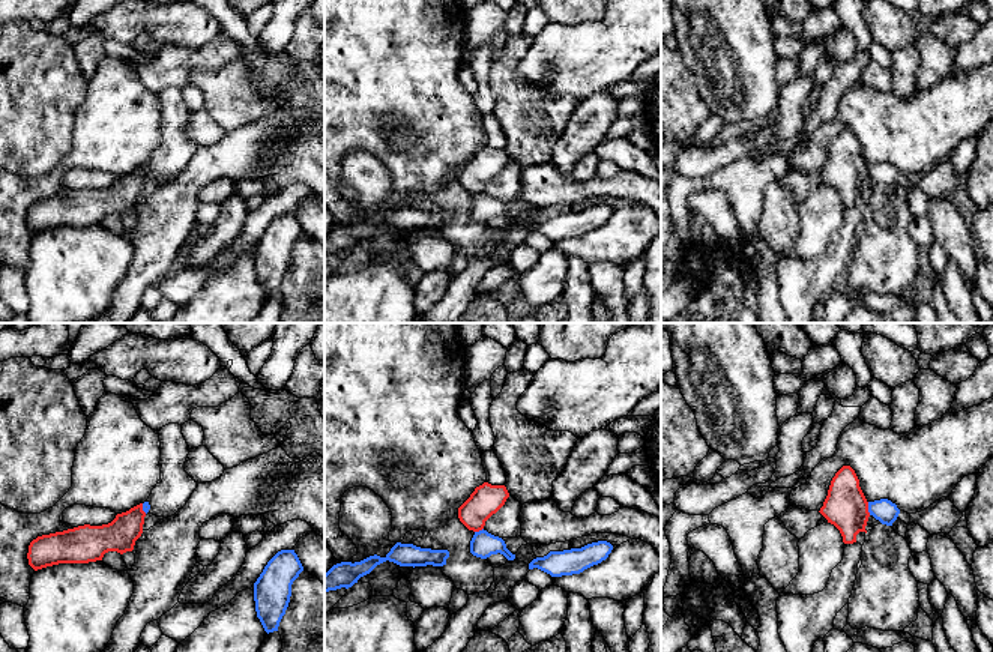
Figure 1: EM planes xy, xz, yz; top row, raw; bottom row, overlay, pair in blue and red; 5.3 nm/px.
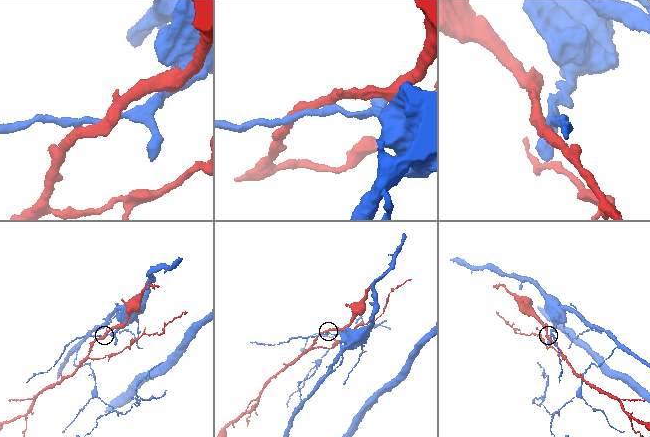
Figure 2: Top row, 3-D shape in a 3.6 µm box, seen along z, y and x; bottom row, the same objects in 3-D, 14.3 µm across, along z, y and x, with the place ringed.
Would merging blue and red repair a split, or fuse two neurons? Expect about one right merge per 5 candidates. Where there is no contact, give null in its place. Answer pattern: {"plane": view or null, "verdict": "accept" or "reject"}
{"plane": "yz", "verdict": "reject"}

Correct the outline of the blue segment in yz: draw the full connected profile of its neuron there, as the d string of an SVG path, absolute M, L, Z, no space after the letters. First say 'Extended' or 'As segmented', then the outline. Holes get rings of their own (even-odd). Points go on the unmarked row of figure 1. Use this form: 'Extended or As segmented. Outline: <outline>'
As segmented. Outline: M880 162L874 165L868 165L868 176L882 188L892 189L892 186L897 183L900 177L900 173L891 164Z

